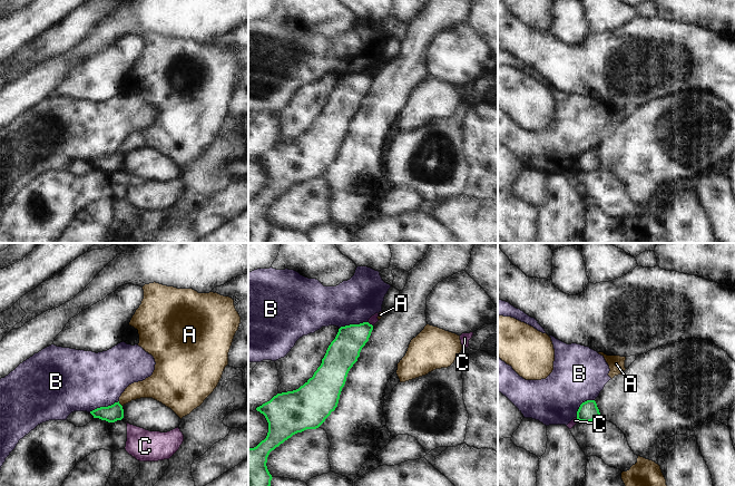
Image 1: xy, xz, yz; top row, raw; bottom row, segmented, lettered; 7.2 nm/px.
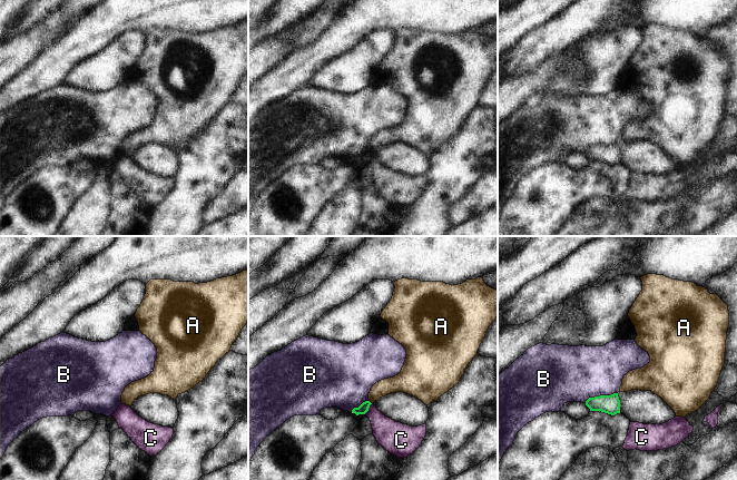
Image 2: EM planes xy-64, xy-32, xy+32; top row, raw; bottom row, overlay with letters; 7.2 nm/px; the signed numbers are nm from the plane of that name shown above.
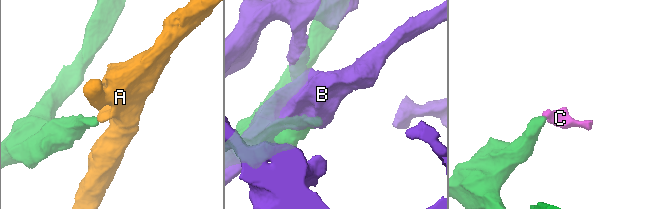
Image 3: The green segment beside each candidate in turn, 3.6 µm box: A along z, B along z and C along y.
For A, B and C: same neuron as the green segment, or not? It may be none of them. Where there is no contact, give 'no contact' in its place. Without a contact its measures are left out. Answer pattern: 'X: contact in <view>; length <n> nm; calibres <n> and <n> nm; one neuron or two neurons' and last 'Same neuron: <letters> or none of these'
A: contact in xy; length 50 nm; calibres 120 and 140 nm; two neurons
B: contact in xy; length 240 nm; calibres 120 and 440 nm; two neurons
C: contact in xz; length 50 nm; calibres 220 and 60 nm; two neurons
Same neuron: none of these

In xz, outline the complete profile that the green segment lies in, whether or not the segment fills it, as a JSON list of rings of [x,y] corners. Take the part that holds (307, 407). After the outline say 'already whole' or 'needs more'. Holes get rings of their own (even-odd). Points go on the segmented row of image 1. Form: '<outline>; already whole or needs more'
[[[369,322],[341,327],[335,339],[329,346],[321,366],[298,389],[277,393],[270,401],[257,407],[268,422],[268,432],[256,447],[248,448],[248,486],[271,486],[272,475],[266,463],[272,450],[297,432],[318,428],[335,410],[347,373],[357,361],[360,352],[369,341],[373,325]]]; already whole

